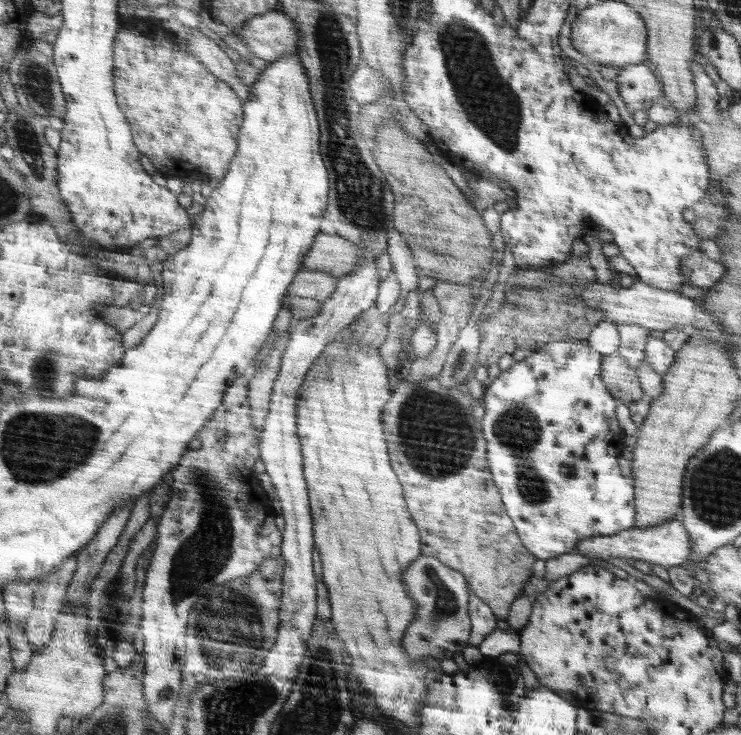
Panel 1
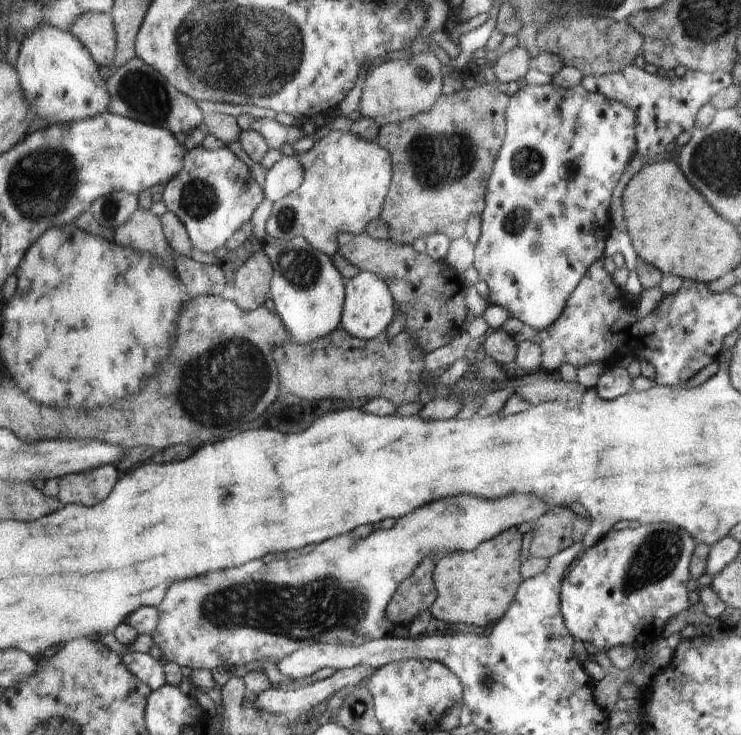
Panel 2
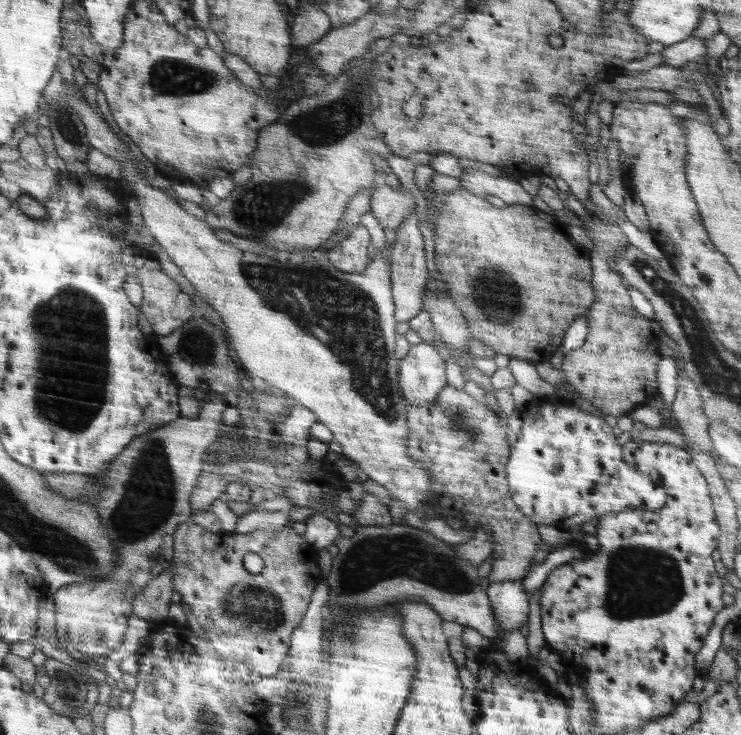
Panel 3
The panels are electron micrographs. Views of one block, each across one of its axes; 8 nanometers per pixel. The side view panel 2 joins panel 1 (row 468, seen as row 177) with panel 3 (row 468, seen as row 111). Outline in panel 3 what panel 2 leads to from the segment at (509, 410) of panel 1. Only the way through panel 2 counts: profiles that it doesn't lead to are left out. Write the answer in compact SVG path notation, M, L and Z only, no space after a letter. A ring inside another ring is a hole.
M556 394L548 398L540 398L540 400L530 400L523 410L520 412L523 425L521 428L521 434L518 435L518 440L512 445L511 458L506 462L506 476L508 487L512 491L512 500L514 504L522 511L522 514L526 515L531 522L537 524L544 524L546 526L552 526L565 529L572 526L581 526L582 522L590 521L590 518L598 518L602 514L608 514L608 512L618 512L618 510L624 510L626 506L648 506L648 510L654 510L654 508L662 508L664 502L666 502L666 492L662 486L654 486L654 482L646 476L628 466L624 460L622 460L622 446L618 444L616 436L612 432L612 427L606 424L606 421L602 417L588 414L584 410L578 410L576 406L568 406L565 400L562 400Z

